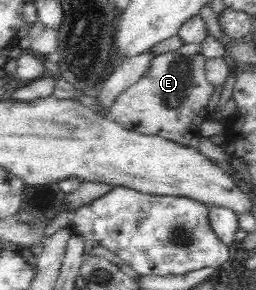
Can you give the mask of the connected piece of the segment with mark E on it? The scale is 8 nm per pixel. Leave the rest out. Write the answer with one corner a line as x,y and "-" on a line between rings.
184,43
178,50
157,55
146,74
118,95
108,116
126,130
151,137
159,136
164,140
188,146
191,138
199,137
202,122
211,118
208,102
212,91
213,85
205,76
205,58
200,52
200,45

